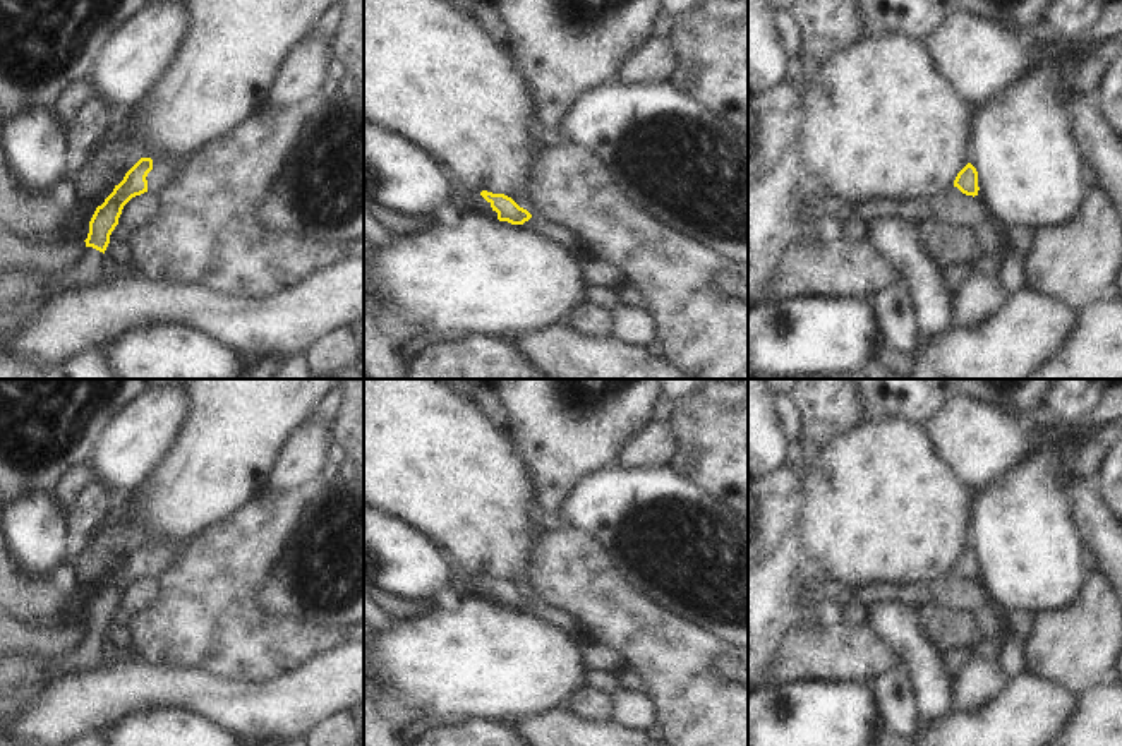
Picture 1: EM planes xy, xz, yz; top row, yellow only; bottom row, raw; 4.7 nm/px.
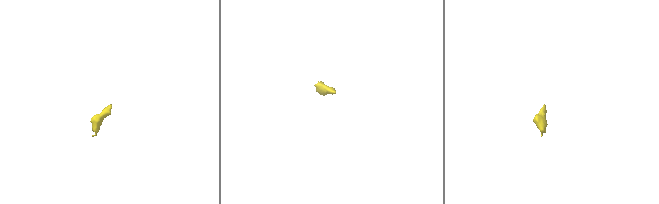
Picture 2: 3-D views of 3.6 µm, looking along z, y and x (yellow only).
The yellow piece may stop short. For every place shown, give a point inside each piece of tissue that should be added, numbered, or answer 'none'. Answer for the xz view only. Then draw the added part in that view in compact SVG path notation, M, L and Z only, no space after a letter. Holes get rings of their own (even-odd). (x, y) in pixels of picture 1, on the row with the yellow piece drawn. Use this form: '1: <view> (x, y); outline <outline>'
1: xz (541, 225); outline M537 214L537 216L530 218L528 221L525 221L522 225L522 228L544 237L556 245L561 245L563 249L566 249L568 252L571 252L573 256L576 256L580 259L588 259L585 245L580 238L576 238L566 228L547 220L542 214Z

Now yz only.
none

